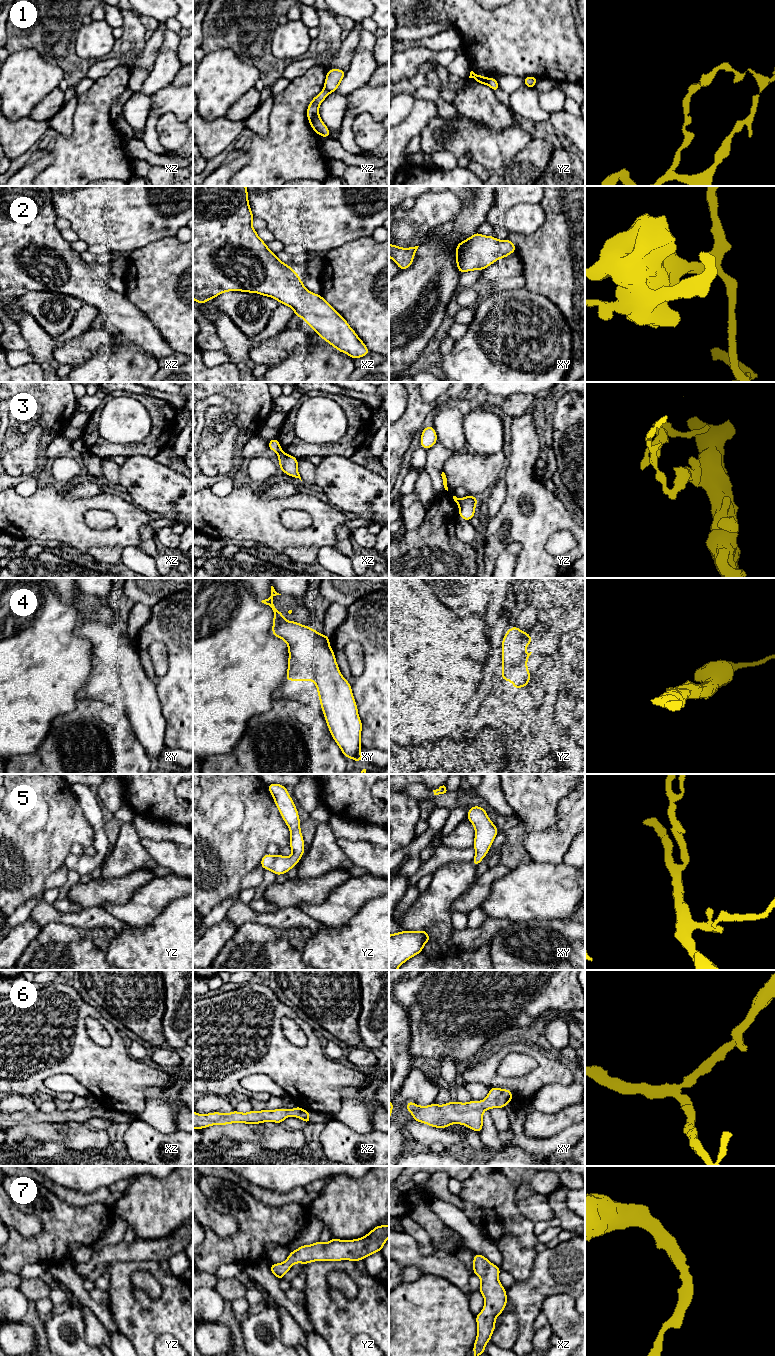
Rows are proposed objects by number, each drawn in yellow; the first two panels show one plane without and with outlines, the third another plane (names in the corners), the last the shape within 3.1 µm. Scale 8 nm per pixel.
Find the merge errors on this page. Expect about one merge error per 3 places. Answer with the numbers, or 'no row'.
1, 3

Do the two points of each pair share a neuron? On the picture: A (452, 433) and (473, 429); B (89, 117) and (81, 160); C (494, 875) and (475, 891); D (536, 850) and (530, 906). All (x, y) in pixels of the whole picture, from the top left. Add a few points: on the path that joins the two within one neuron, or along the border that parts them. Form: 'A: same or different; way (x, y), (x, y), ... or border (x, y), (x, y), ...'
A: different; border (463, 415), (463, 434), (467, 448)
B: same; way (89, 128), (89, 149)
C: same; way (489, 878), (480, 887)
D: different; border (532, 860), (535, 862), (559, 863)

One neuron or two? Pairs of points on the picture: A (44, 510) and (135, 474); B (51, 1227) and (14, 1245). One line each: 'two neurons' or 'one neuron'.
A: two neurons
B: one neuron

